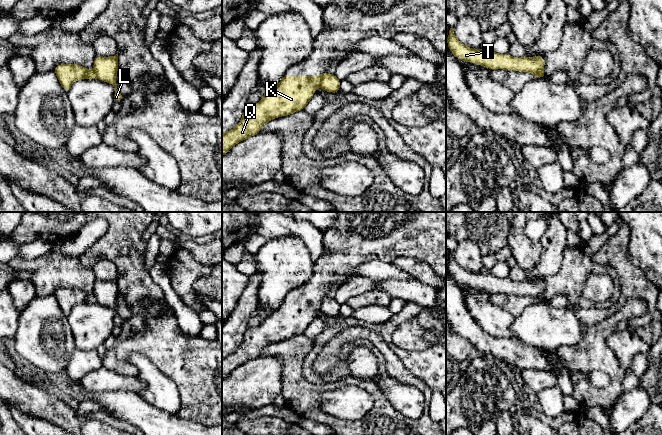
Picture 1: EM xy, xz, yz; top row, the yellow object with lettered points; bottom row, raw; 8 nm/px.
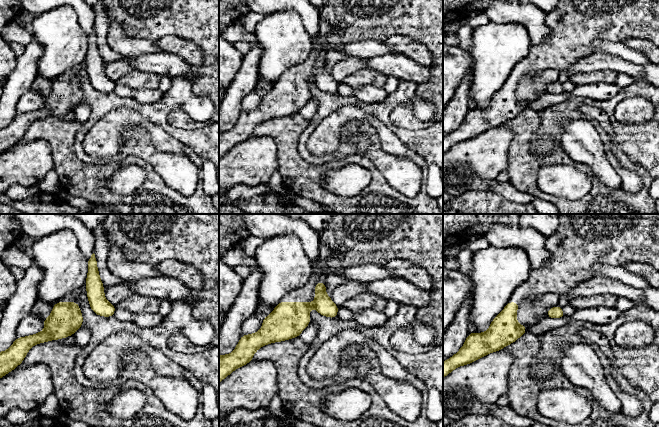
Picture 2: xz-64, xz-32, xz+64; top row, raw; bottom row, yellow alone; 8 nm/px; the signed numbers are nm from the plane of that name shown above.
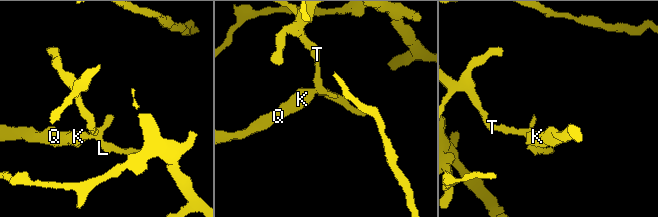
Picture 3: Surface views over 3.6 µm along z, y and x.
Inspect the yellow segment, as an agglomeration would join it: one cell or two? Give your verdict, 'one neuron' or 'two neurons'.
two neurons

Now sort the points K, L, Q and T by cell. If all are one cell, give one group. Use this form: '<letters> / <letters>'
K Q / L T

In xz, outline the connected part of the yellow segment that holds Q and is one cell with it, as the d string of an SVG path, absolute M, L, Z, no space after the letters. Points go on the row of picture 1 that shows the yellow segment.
M284 76L278 85L263 94L263 98L258 104L246 107L241 121L235 128L222 133L222 156L235 144L260 133L261 127L268 121L303 110L314 96L320 79L320 76Z

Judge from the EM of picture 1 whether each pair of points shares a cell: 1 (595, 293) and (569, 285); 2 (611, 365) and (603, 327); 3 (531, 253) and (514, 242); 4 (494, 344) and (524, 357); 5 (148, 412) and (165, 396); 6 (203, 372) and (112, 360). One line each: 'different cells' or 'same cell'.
1: different cells
2: same cell
3: same cell
4: same cell
5: different cells
6: different cells

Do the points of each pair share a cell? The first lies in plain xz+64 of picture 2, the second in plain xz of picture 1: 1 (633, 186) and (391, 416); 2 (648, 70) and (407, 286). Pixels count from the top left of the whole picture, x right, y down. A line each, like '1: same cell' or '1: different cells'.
1: different cells
2: same cell

